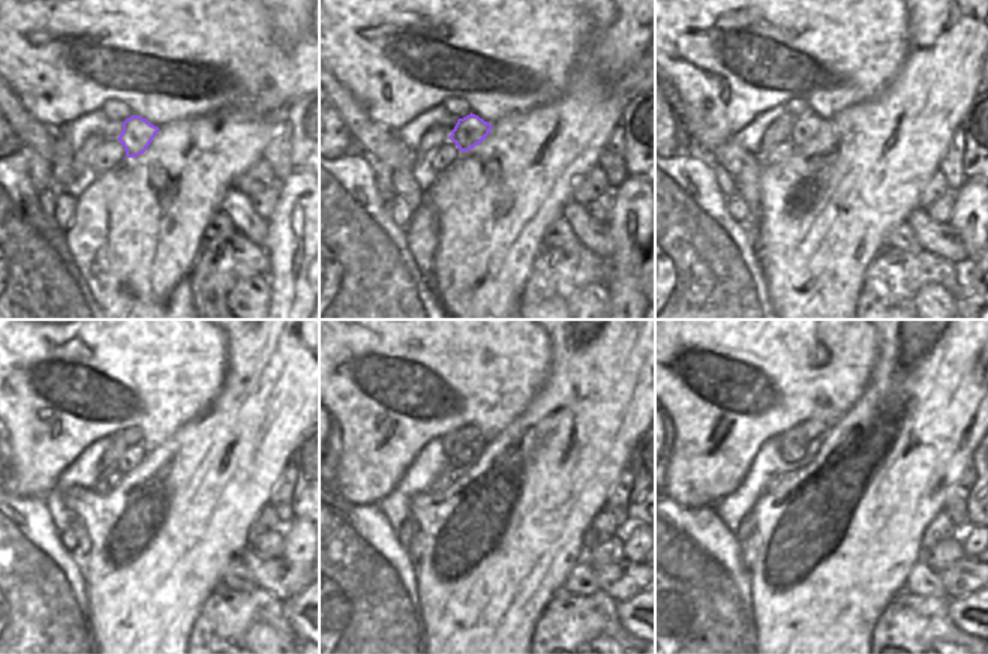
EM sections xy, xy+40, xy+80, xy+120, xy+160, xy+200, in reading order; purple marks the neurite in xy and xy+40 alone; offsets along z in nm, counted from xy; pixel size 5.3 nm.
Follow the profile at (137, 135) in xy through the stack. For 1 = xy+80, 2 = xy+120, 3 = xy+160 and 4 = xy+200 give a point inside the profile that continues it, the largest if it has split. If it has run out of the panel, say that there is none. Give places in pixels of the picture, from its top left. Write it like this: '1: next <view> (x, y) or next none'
1: next xy+80 (805, 126)
2: next xy+120 (134, 455)
3: next xy+160 (462, 459)
4: next xy+200 (790, 452)

